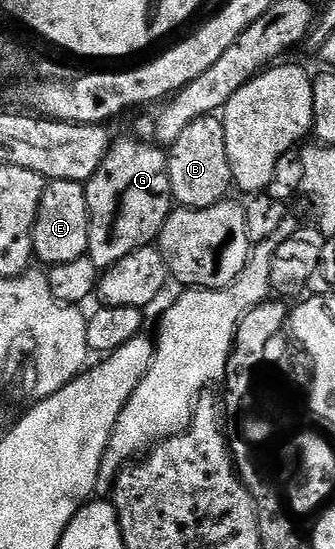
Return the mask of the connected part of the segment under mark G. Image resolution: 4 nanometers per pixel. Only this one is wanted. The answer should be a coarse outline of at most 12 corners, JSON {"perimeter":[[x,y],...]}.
{"perimeter":[[116,139],[85,184],[101,270],[154,245],[167,152]]}

